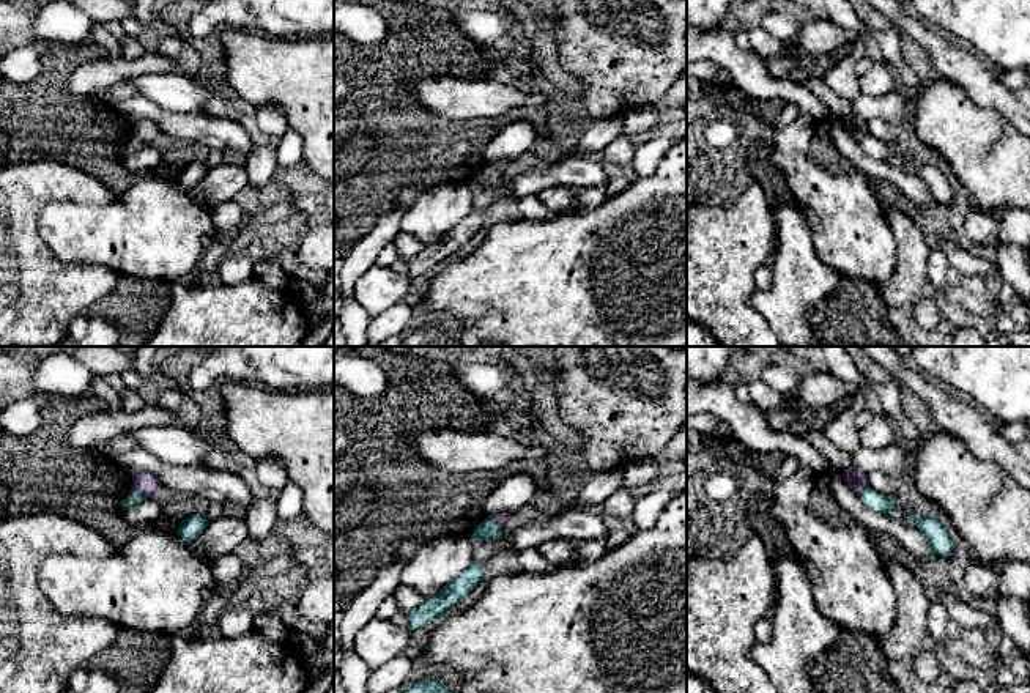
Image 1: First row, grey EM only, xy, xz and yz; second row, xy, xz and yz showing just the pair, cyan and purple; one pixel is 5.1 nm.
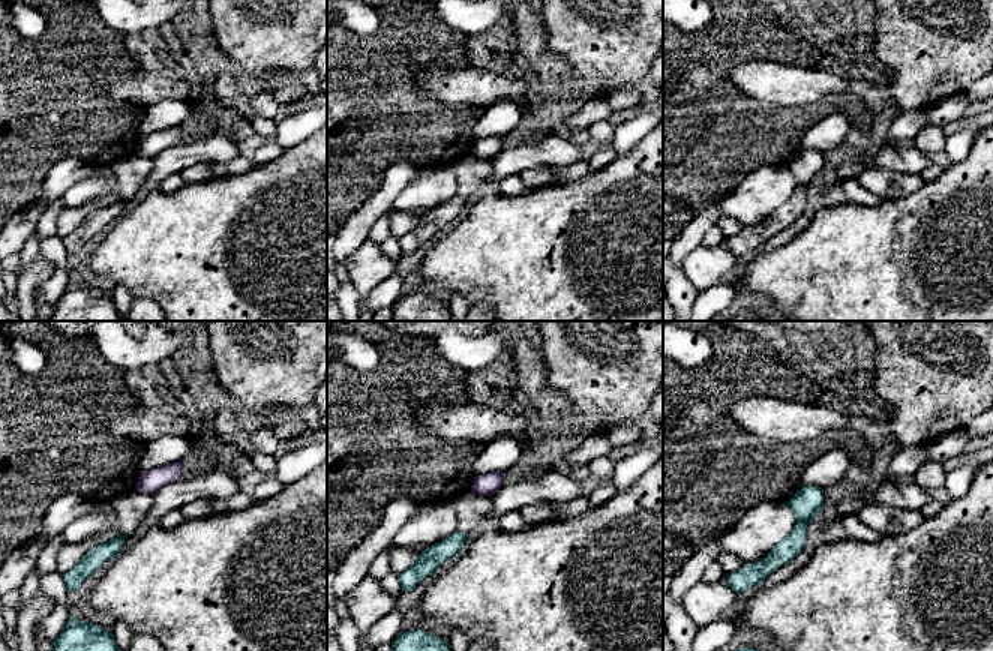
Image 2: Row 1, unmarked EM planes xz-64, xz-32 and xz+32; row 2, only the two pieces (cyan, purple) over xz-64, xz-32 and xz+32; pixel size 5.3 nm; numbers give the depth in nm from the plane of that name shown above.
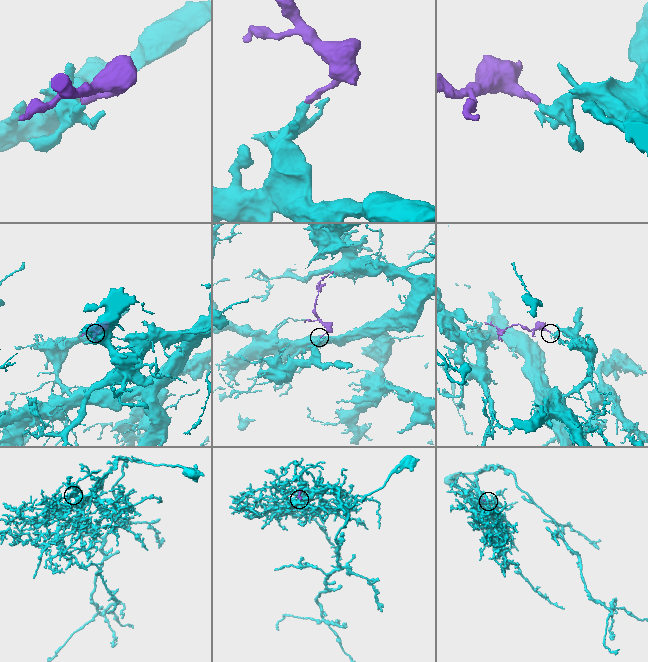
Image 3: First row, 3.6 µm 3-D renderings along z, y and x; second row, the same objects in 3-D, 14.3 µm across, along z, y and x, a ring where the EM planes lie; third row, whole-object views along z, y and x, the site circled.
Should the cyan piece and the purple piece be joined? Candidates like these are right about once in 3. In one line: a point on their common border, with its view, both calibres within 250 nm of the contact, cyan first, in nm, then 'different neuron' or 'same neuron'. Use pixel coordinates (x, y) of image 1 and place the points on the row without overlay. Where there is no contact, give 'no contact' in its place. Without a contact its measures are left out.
xz (493, 170) | 100/70 nm | different neuron

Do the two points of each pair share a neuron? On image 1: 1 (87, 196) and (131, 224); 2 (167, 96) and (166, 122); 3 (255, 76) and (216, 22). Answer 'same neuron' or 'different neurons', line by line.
1: different neurons
2: different neurons
3: different neurons

